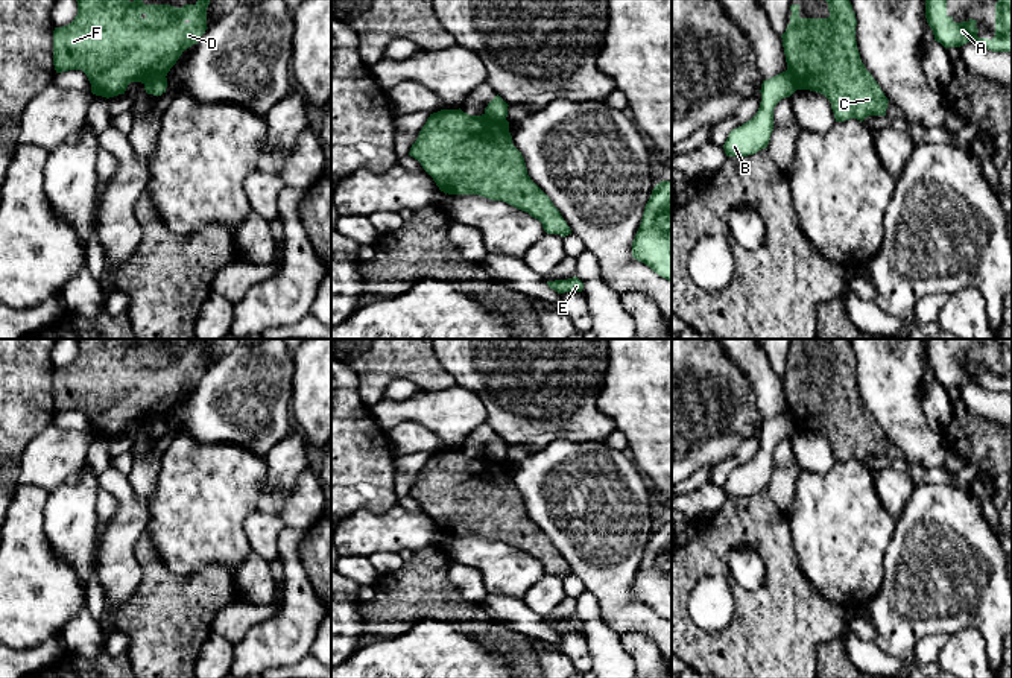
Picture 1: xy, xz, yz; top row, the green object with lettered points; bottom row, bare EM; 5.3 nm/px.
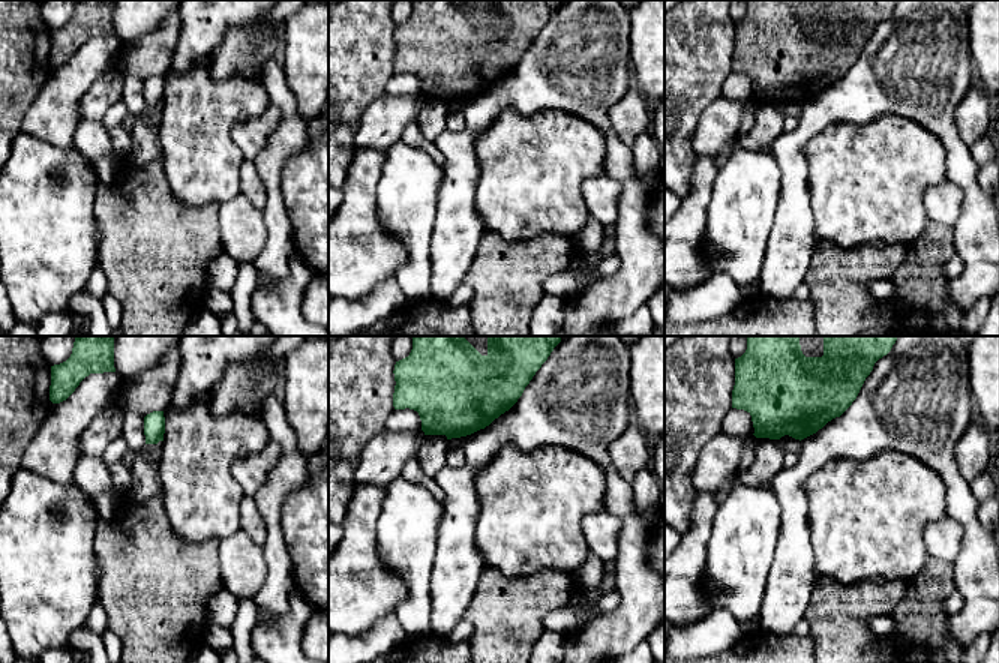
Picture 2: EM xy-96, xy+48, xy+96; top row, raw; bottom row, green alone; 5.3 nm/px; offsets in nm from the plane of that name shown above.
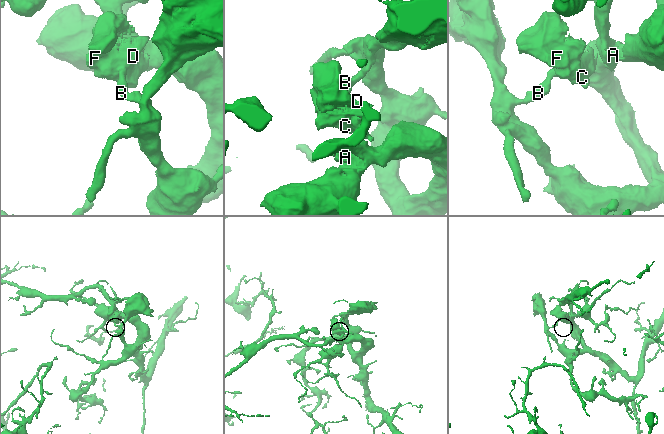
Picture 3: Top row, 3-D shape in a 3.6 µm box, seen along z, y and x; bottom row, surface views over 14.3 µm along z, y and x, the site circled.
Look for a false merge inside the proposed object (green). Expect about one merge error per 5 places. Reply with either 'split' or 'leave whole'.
split

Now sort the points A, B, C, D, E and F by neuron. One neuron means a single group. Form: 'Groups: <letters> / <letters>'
Groups: A B E / C D F

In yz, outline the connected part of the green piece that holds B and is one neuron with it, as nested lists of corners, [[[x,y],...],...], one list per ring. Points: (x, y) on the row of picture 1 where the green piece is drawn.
[[[789,70],[763,81],[760,108],[751,120],[729,132],[723,144],[726,157],[748,157],[766,149],[773,131],[773,108],[795,91]]]

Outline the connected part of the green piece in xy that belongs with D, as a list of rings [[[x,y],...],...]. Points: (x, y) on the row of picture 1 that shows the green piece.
[[[76,0],[77,15],[62,27],[53,30],[53,65],[56,73],[82,70],[91,93],[102,97],[125,94],[131,82],[144,84],[152,76],[167,76],[184,50],[198,44],[207,27],[207,8],[210,0],[175,8],[170,5],[144,5],[143,0]]]

